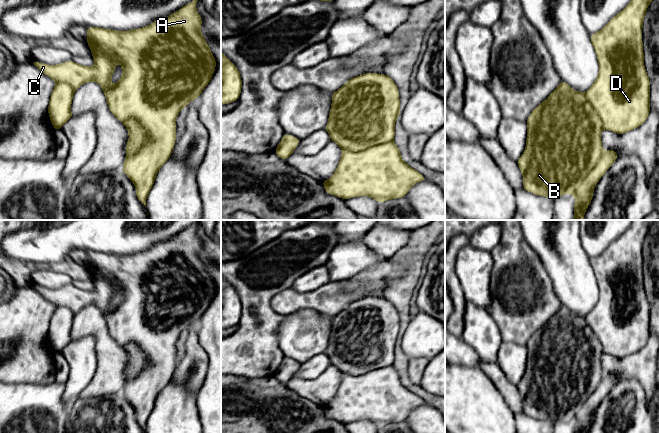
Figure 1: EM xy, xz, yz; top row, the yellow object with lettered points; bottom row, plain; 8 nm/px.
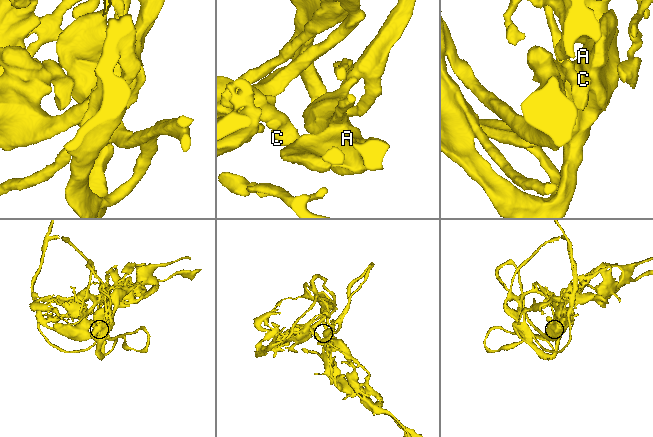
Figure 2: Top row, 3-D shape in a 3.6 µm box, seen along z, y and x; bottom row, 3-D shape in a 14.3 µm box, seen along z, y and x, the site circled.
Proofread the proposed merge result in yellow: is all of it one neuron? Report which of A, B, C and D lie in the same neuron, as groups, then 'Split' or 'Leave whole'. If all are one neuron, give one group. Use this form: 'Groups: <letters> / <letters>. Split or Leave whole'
Groups: A B C D. Leave whole

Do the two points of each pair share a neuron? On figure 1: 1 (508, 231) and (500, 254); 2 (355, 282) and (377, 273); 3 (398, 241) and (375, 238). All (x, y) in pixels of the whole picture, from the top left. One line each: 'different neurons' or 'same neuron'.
1: same neuron
2: same neuron
3: same neuron

